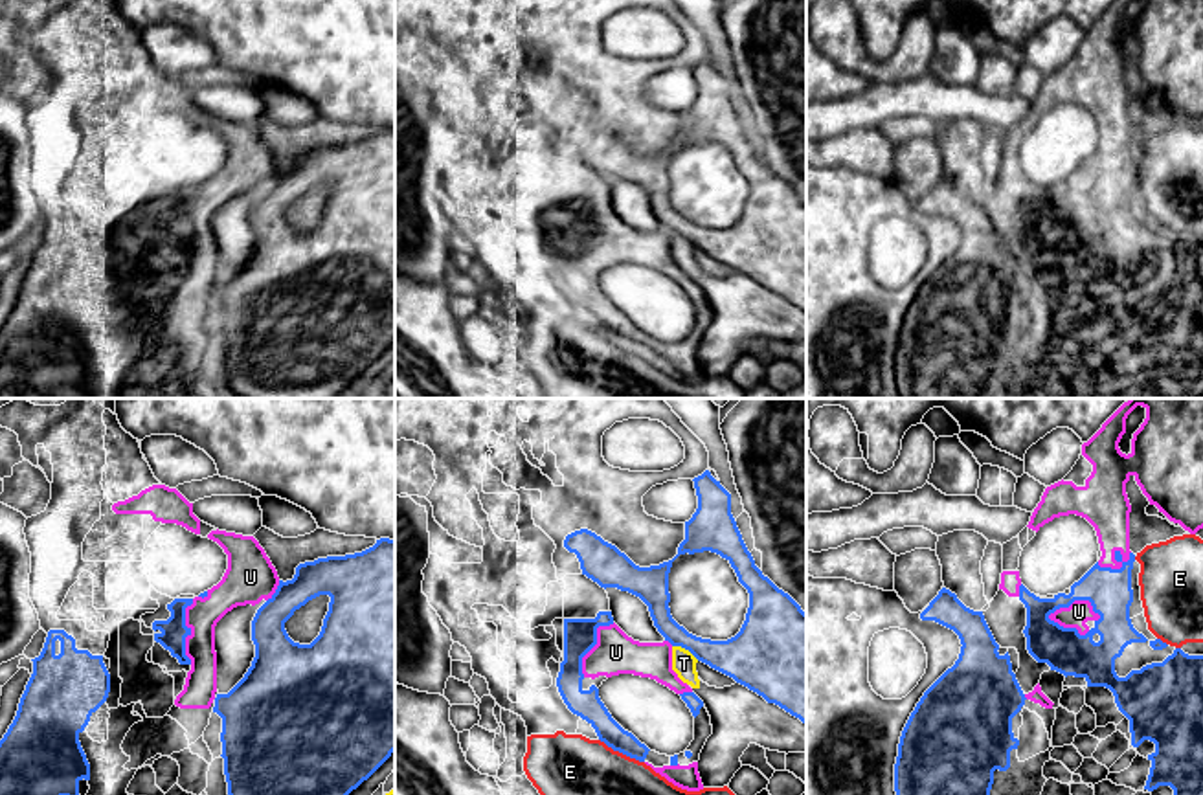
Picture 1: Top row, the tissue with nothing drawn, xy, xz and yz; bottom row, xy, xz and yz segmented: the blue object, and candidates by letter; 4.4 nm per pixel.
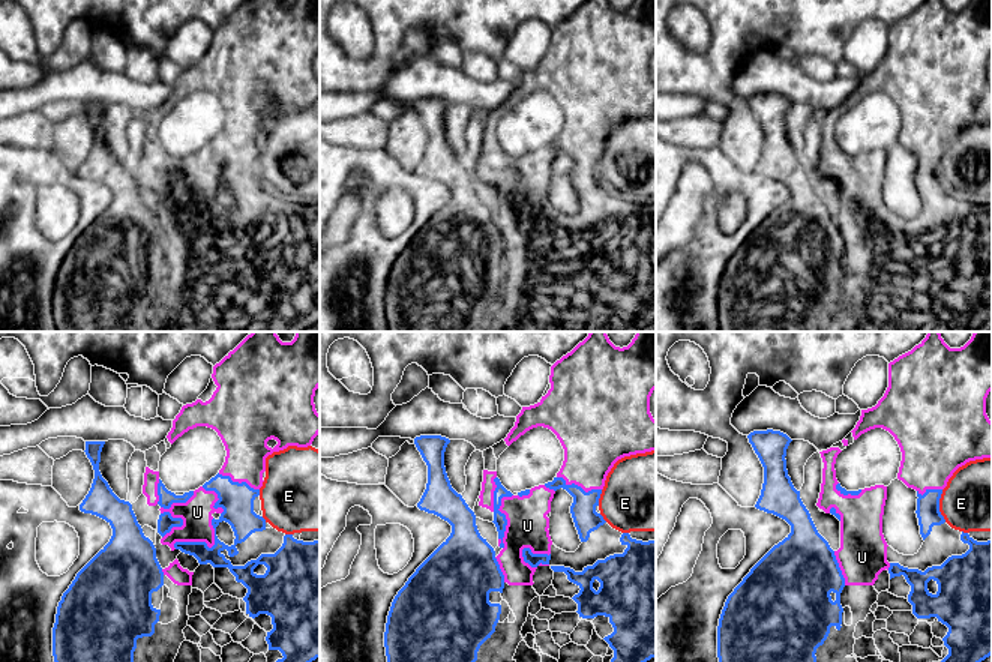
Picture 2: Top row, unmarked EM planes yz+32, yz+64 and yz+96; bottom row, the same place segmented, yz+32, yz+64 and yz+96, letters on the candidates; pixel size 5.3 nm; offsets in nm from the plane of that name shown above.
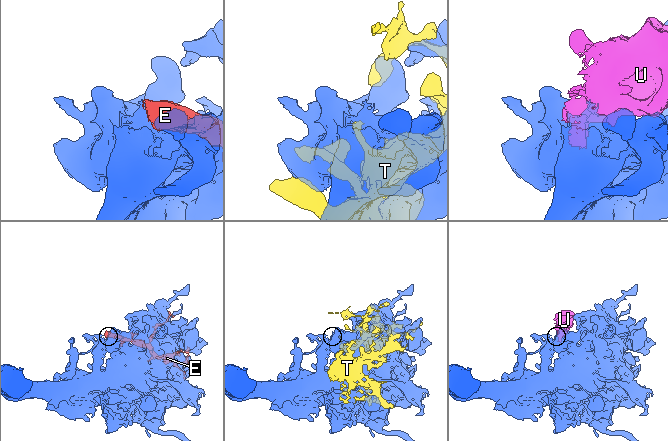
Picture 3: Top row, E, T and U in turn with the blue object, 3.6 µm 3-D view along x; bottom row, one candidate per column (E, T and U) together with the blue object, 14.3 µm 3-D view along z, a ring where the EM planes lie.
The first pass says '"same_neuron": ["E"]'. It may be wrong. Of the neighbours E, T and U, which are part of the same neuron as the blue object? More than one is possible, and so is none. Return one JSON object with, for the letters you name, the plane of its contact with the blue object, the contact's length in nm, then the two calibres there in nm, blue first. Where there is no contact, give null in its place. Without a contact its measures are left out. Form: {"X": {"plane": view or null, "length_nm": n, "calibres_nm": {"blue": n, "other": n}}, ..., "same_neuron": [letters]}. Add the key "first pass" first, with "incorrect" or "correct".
{"first pass": "incorrect", "U": {"plane": "yz", "length_nm": 240, "calibres_nm": {"blue": 190, "other": 100}}, "same_neuron": ["U"]}

